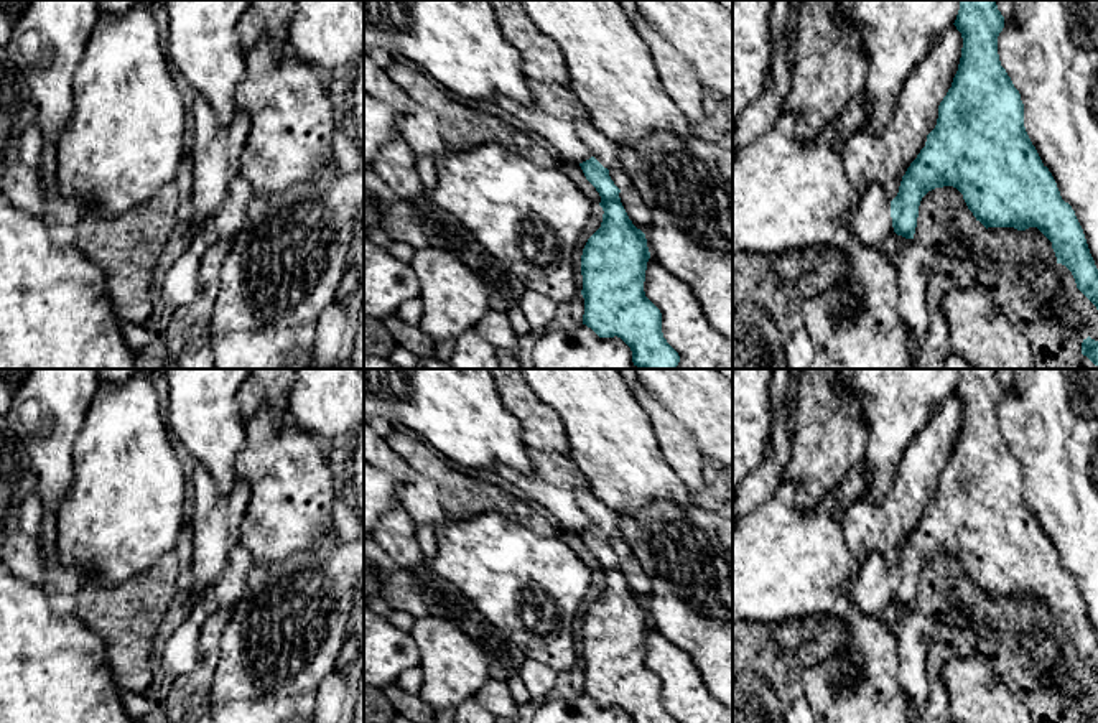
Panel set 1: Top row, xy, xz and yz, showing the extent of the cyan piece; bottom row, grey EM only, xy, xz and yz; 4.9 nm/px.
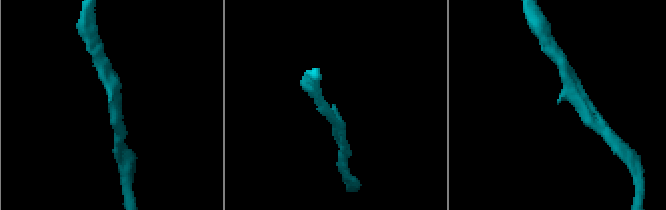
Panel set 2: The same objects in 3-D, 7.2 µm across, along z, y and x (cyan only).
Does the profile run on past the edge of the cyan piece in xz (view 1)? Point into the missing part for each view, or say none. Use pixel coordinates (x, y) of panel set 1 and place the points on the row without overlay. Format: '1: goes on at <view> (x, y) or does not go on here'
1: goes on at xz (606, 521)

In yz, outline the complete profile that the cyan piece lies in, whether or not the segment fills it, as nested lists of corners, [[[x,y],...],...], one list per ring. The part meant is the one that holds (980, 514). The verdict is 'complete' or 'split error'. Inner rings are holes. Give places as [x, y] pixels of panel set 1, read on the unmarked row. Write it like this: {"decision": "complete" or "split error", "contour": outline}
{"decision": "split error", "contour": [[[960,369],[953,394],[963,407],[961,427],[951,456],[938,474],[935,497],[902,545],[897,565],[889,568],[877,553],[864,558],[859,573],[844,586],[841,608],[856,606],[868,616],[879,616],[892,601],[914,608],[922,567],[935,557],[953,555],[986,598],[1037,596],[1052,611],[1057,632],[1072,641],[1077,657],[1098,679],[1098,637],[1083,598],[1032,514],[1024,496],[1021,463],[999,430],[998,405],[1004,385],[994,369]]]}

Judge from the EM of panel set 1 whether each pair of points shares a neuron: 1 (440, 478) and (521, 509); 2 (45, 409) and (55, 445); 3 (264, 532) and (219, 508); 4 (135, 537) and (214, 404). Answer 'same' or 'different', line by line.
1: same
2: same
3: different
4: different

